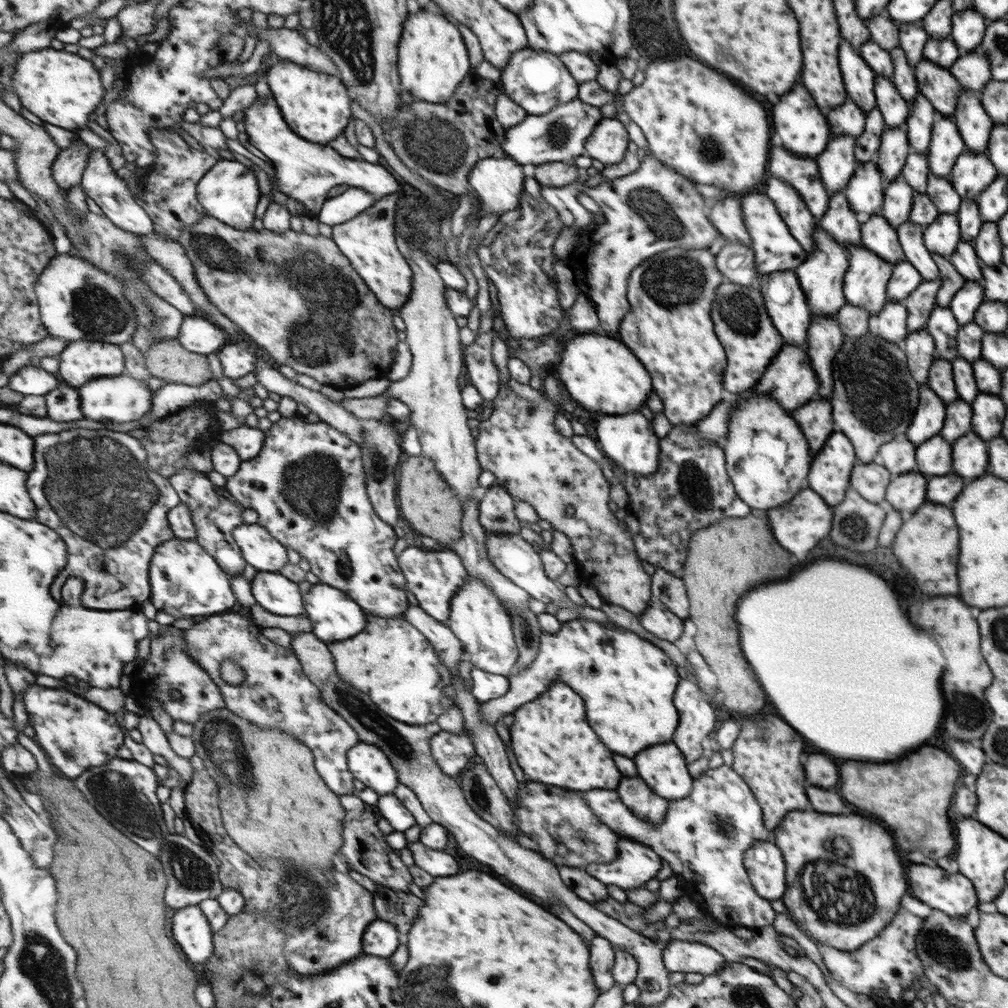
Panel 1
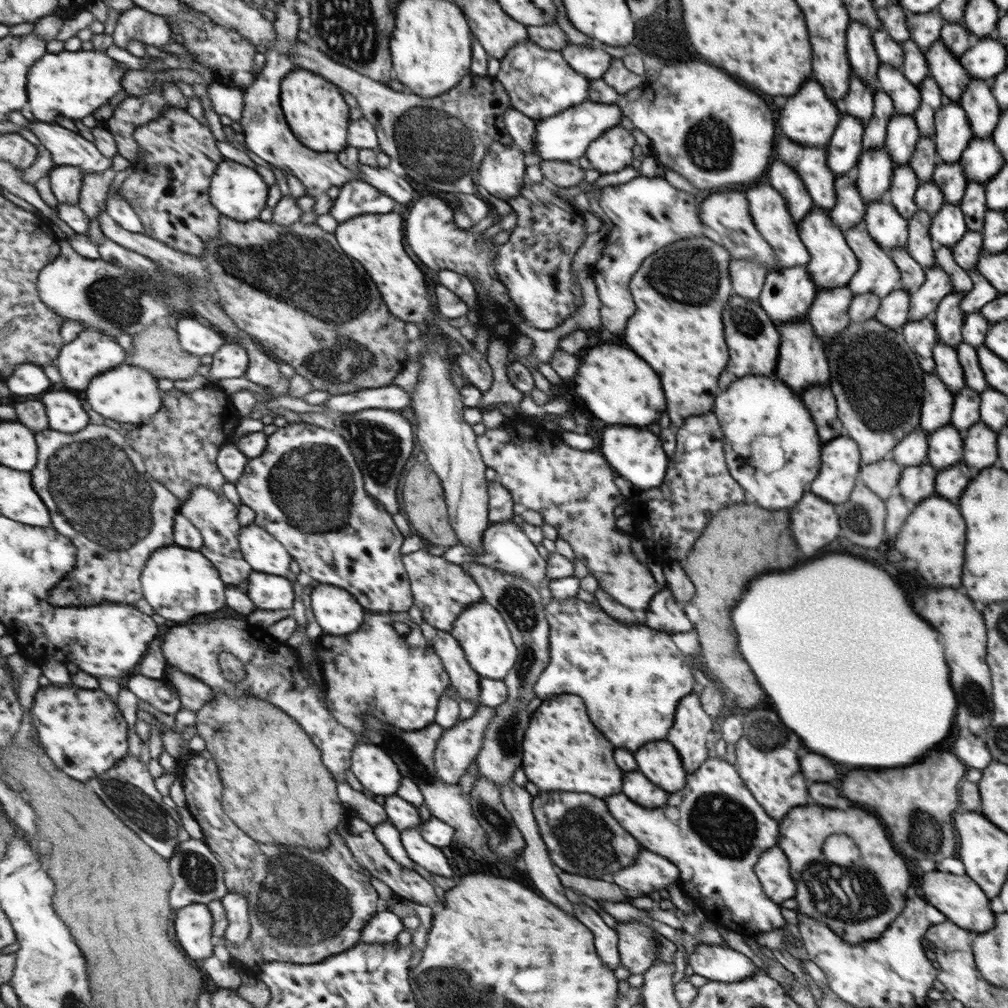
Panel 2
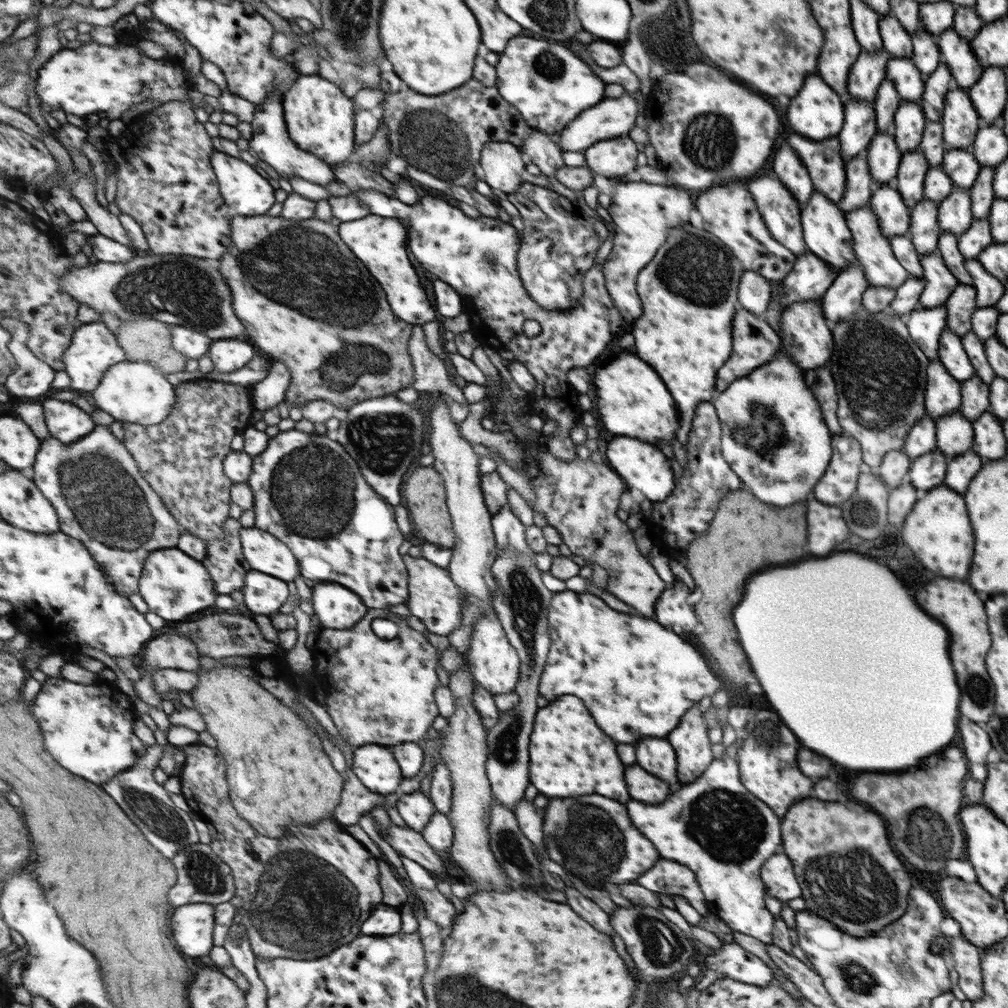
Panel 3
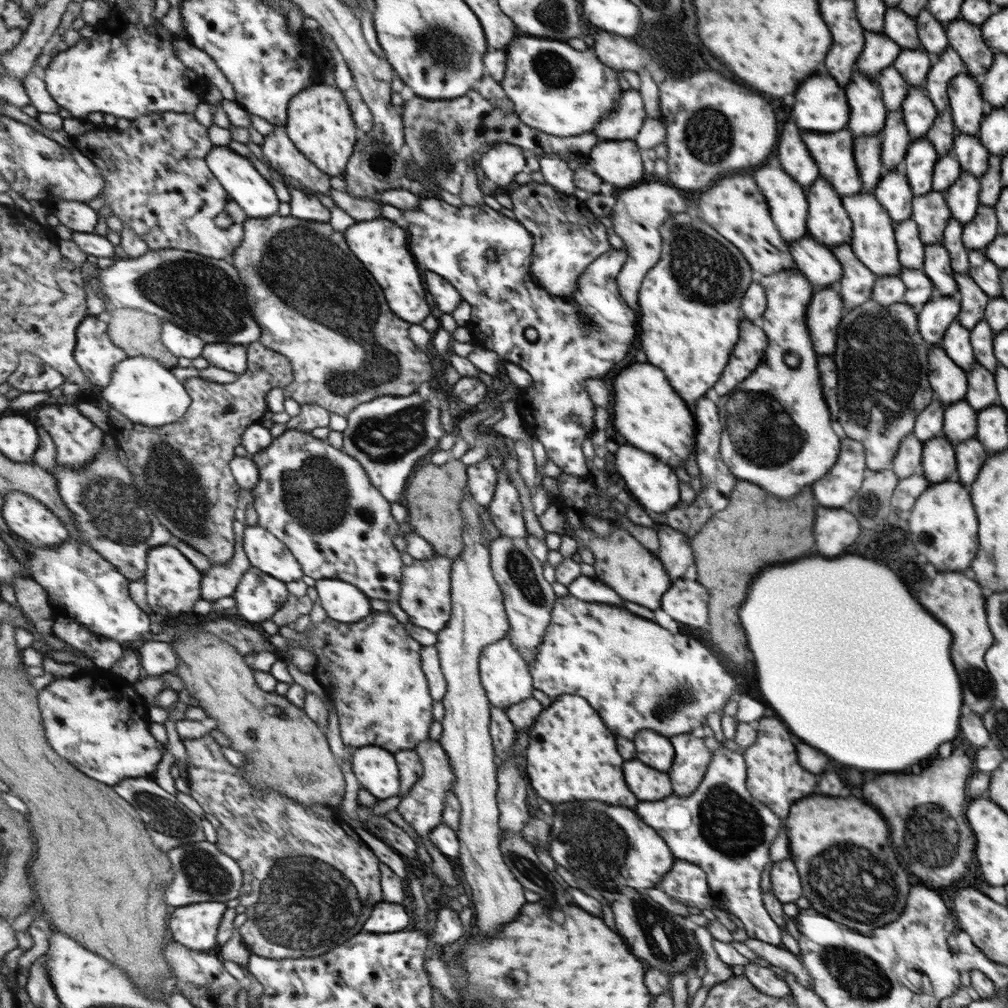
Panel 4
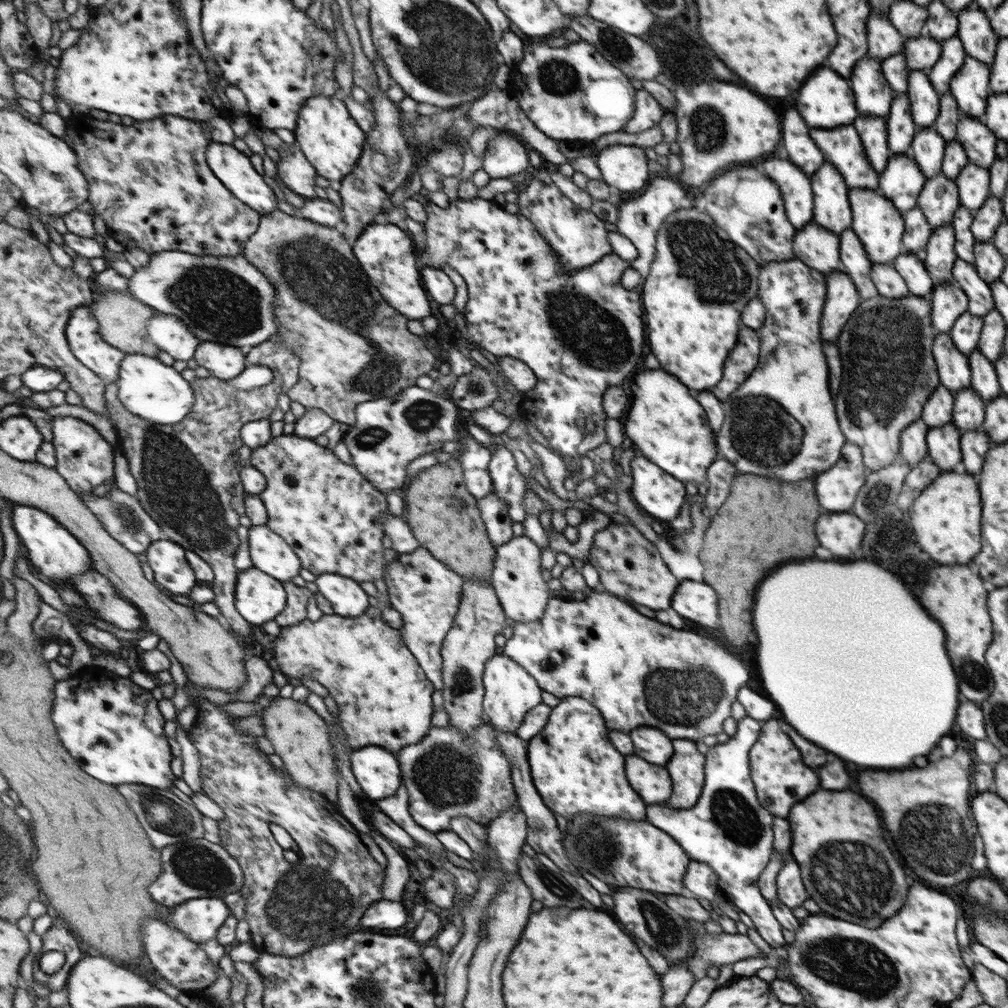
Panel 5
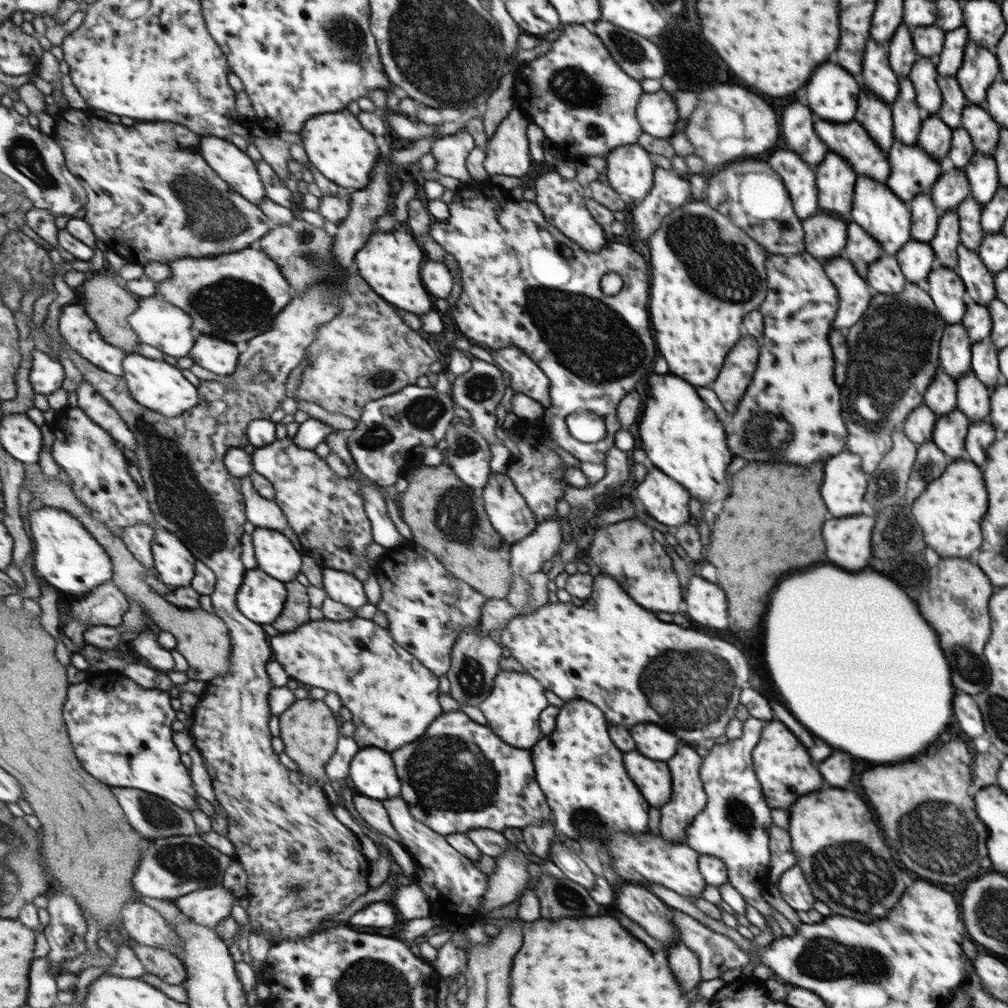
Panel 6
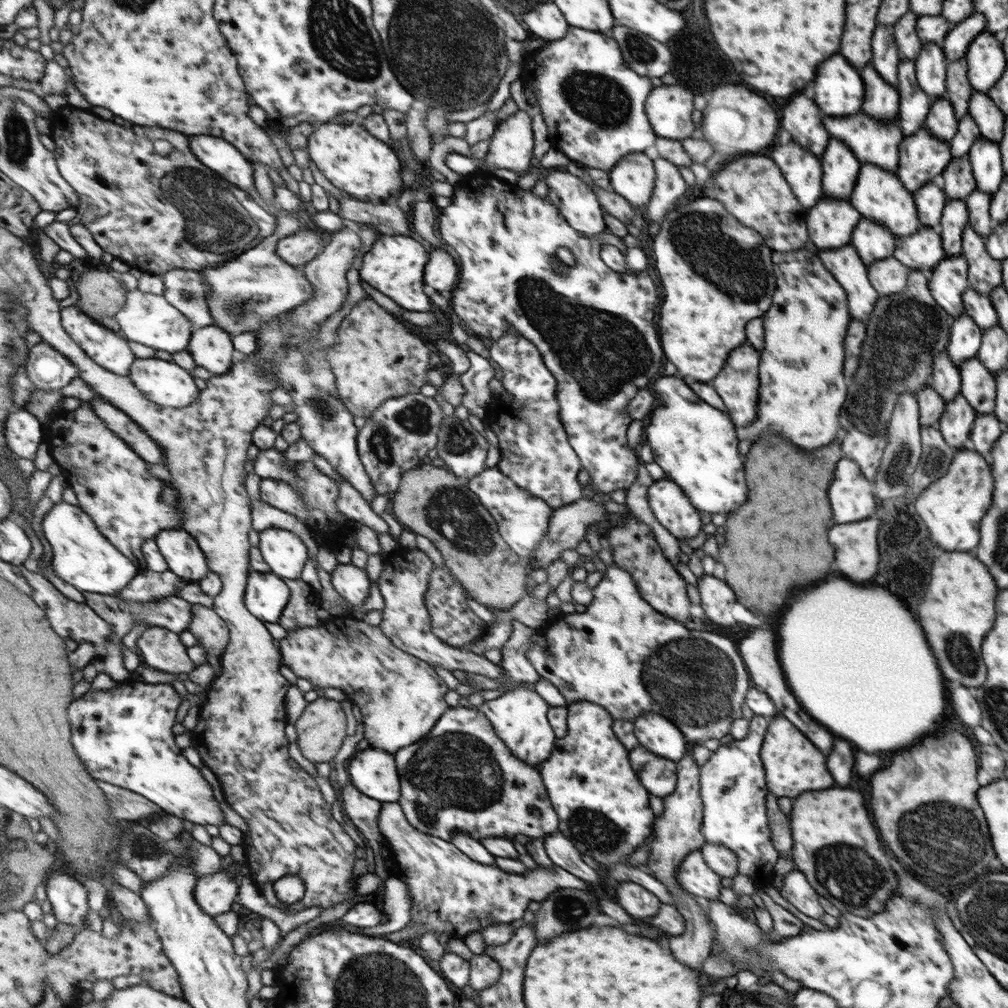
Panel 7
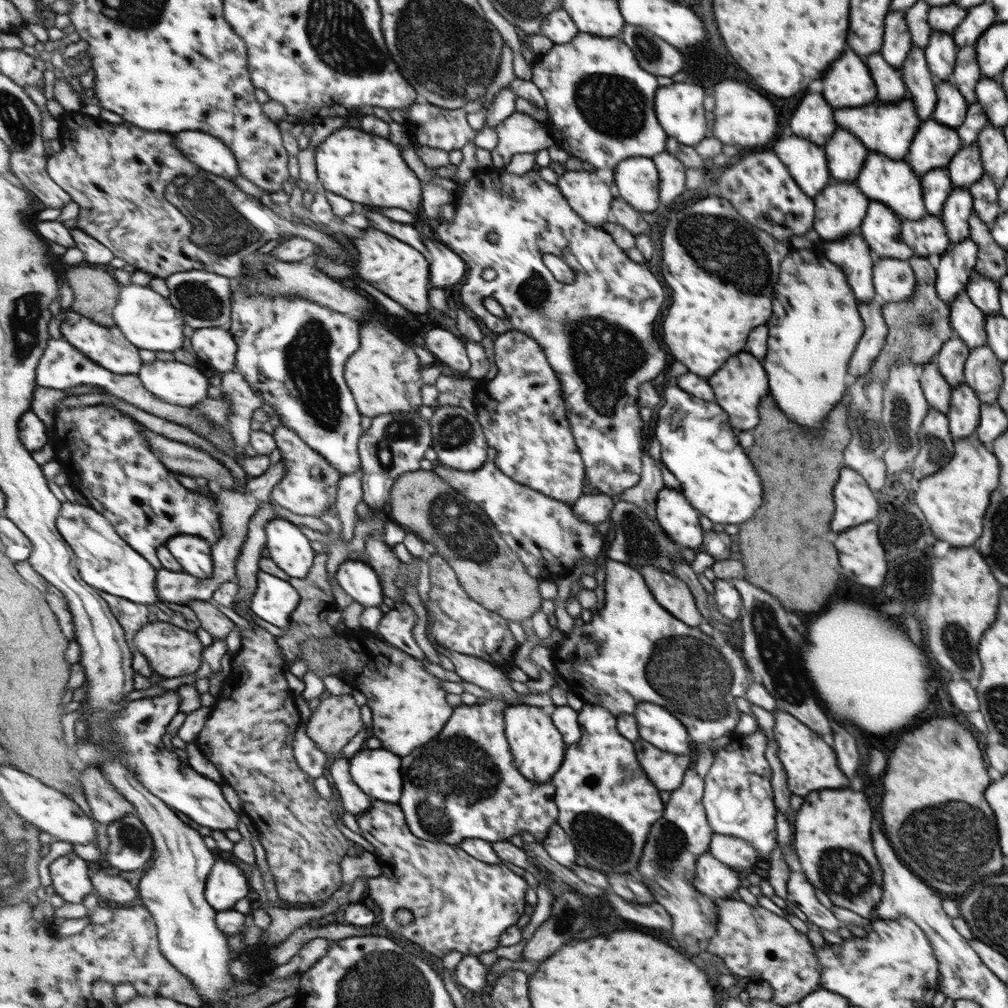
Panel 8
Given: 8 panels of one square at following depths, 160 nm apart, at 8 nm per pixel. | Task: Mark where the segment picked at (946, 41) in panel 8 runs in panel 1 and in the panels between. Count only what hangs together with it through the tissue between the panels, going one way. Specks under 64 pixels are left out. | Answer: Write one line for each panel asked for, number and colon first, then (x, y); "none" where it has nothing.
1: (894, 147)
2: (901, 135)
3: (909, 120)
4: (917, 108)
5: (923, 98)
6: (923, 73)
7: (930, 65)

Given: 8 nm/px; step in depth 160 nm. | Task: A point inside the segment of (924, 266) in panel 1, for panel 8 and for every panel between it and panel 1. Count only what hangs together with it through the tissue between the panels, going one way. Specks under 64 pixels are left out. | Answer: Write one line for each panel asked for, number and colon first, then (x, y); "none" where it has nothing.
2: (919, 246)
3: (924, 231)
4: (930, 212)
5: (938, 200)
6: (951, 187)
7: (956, 180)
8: (965, 167)

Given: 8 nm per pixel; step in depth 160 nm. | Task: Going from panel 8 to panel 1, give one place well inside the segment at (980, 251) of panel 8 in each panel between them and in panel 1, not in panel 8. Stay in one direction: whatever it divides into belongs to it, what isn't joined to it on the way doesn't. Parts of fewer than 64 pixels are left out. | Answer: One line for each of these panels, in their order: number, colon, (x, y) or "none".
1: (941, 325)
2: (948, 319)
3: (961, 303)
4: (973, 300)
5: (980, 302)
6: (978, 282)
7: (983, 273)

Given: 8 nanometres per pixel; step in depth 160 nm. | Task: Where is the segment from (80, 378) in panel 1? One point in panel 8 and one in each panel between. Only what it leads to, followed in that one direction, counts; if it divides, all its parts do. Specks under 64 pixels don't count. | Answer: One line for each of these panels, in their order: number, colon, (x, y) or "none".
2: (92, 353)
3: (95, 348)
4: (98, 355)
5: (84, 333)
6: (81, 332)
7: (105, 347)
8: (108, 346)

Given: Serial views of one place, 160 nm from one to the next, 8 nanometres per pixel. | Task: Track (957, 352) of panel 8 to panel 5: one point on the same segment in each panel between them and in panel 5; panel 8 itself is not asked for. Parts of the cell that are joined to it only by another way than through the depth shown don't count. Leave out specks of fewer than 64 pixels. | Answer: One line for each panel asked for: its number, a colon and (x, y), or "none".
5: (938, 409)
6: (941, 397)
7: (946, 381)

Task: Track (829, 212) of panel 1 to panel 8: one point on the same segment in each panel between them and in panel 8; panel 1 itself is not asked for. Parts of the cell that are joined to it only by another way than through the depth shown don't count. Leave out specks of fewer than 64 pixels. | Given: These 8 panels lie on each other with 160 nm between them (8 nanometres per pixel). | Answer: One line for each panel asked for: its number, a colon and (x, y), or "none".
2: (849, 210)
3: (859, 185)
4: (867, 149)
5: (872, 130)
6: (876, 115)
7: (883, 99)
8: (891, 86)

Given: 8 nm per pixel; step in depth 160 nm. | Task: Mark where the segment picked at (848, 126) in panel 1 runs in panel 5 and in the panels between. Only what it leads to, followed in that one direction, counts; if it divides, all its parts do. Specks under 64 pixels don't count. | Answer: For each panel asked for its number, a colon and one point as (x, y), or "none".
2: (858, 102)
3: (868, 71)
4: (880, 51)
5: (883, 40)

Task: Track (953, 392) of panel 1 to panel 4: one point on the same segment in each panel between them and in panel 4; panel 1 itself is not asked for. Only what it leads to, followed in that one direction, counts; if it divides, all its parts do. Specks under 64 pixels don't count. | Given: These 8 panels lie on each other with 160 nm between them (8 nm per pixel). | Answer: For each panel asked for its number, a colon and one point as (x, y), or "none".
2: (947, 367)
3: (951, 354)
4: (956, 340)

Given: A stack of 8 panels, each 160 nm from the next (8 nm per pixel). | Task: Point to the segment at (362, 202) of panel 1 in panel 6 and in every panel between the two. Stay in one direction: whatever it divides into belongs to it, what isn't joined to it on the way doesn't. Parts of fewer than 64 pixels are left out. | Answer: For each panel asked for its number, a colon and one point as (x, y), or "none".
2: (357, 197)
3: (448, 243)
4: (582, 337)
5: (580, 332)
6: (518, 290)

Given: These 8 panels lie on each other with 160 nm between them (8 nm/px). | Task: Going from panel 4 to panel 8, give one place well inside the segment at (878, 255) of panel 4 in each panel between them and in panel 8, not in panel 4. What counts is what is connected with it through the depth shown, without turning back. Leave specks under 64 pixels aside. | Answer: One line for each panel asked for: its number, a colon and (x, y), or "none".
5: (879, 226)
6: (876, 209)
7: (877, 194)
8: (892, 182)

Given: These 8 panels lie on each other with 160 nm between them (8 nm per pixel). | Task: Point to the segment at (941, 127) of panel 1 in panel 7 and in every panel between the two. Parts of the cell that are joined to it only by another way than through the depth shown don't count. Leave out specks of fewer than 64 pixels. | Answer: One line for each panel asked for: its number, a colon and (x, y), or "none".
2: (952, 131)
3: (960, 120)
4: (966, 106)
5: (970, 87)
6: (980, 68)
7: (985, 60)

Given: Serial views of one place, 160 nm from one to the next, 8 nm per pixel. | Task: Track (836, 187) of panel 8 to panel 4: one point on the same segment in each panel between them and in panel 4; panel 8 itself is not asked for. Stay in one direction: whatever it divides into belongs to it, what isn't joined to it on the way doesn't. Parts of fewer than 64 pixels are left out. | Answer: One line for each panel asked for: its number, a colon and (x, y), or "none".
4: (822, 269)
5: (815, 246)
6: (825, 235)
7: (831, 222)

